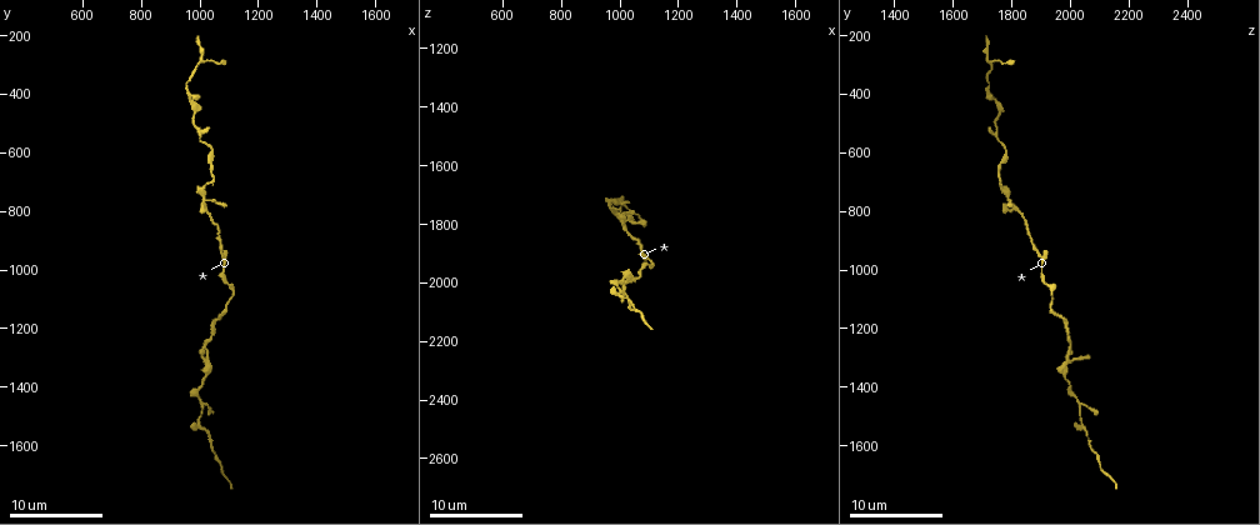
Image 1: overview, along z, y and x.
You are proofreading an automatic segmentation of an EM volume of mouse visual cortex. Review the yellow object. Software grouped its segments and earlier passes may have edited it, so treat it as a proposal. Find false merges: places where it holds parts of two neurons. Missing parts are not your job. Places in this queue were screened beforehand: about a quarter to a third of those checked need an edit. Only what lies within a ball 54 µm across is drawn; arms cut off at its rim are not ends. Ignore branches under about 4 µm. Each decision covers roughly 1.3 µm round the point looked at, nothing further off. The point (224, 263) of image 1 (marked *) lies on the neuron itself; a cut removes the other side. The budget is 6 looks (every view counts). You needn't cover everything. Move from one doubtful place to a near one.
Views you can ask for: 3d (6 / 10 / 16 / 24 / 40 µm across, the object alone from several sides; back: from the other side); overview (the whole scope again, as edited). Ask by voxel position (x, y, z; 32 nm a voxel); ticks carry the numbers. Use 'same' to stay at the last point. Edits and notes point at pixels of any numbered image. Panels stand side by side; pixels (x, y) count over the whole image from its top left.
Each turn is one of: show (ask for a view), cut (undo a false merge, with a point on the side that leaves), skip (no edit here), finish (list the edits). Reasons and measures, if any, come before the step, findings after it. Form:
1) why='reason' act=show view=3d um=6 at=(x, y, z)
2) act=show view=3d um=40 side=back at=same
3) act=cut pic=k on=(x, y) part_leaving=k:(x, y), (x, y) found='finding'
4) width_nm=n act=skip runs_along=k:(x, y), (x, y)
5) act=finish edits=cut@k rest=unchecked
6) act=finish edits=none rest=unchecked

why='three arms meet' act=show view=3d um=10 at=(1000, 1510, 2040)

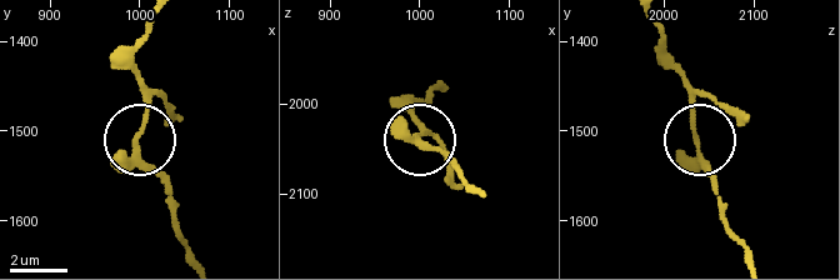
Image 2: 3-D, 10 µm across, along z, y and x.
act=skip runs_along=2:(654, 26), (688, 91), (699, 163), (719, 196) found='continuous, no second neuron'

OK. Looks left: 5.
why='thick turns thin' act=show view=3d um=10 at=(1090, 1140, 1940)

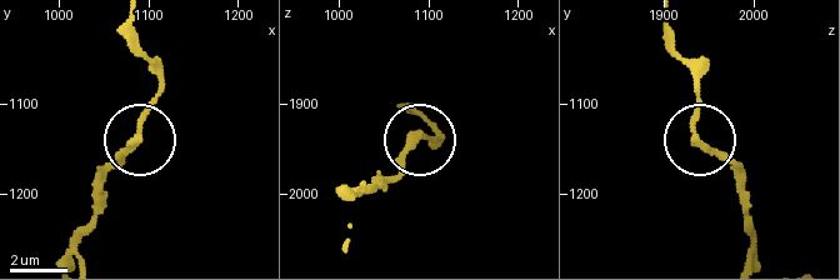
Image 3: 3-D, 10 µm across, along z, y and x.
act=show view=3d um=10 side=back at=(1090, 1130, 1935)

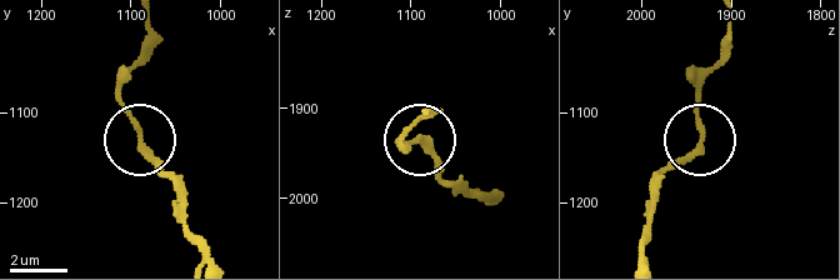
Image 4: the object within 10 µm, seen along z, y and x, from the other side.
act=skip runs_along=4:(728, 23), (725, 59), (699, 95), (696, 145), (651, 185) found='one neuron here'

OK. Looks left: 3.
why='three-way junction' act=show view=3d um=16 at=(1020, 1300, 1990)

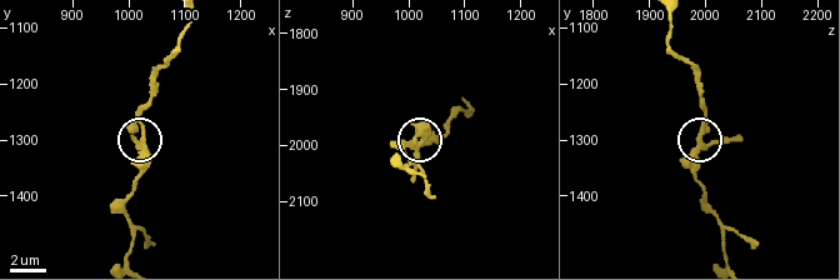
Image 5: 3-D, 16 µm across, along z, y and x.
act=skip runs_along=5:(669, 21), (671, 48), (700, 79), (705, 129), (696, 180) found='continuous, no second neuron'

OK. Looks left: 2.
act=finish edits=none rest=unchecked

